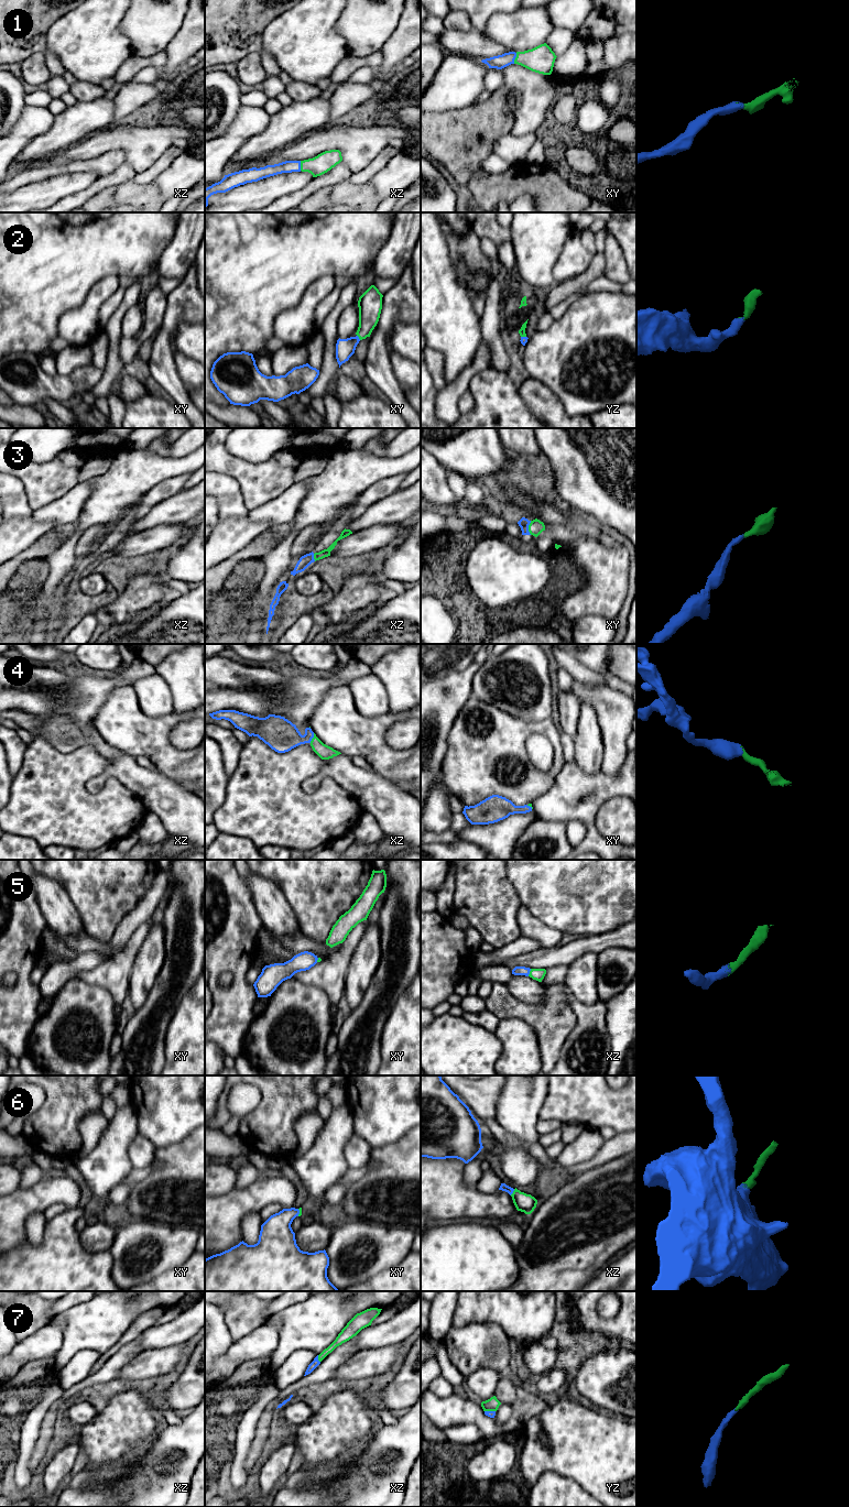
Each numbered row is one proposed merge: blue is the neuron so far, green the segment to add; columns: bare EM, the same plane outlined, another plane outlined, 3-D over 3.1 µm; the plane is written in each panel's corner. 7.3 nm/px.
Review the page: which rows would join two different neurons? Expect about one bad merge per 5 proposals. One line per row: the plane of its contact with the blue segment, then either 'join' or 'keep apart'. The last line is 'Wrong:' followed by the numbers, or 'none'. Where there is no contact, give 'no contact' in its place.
1: contact in xy; join
2: contact in xy; join
3: contact in xy; join
4: contact in xz; join
5: contact in xz; join
6: contact in xz; join
7: contact in xz; join
Wrong: none

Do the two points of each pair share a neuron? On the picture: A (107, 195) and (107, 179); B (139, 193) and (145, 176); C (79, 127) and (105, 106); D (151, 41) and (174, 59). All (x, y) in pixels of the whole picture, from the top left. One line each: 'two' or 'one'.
A: two
B: two
C: one
D: two

